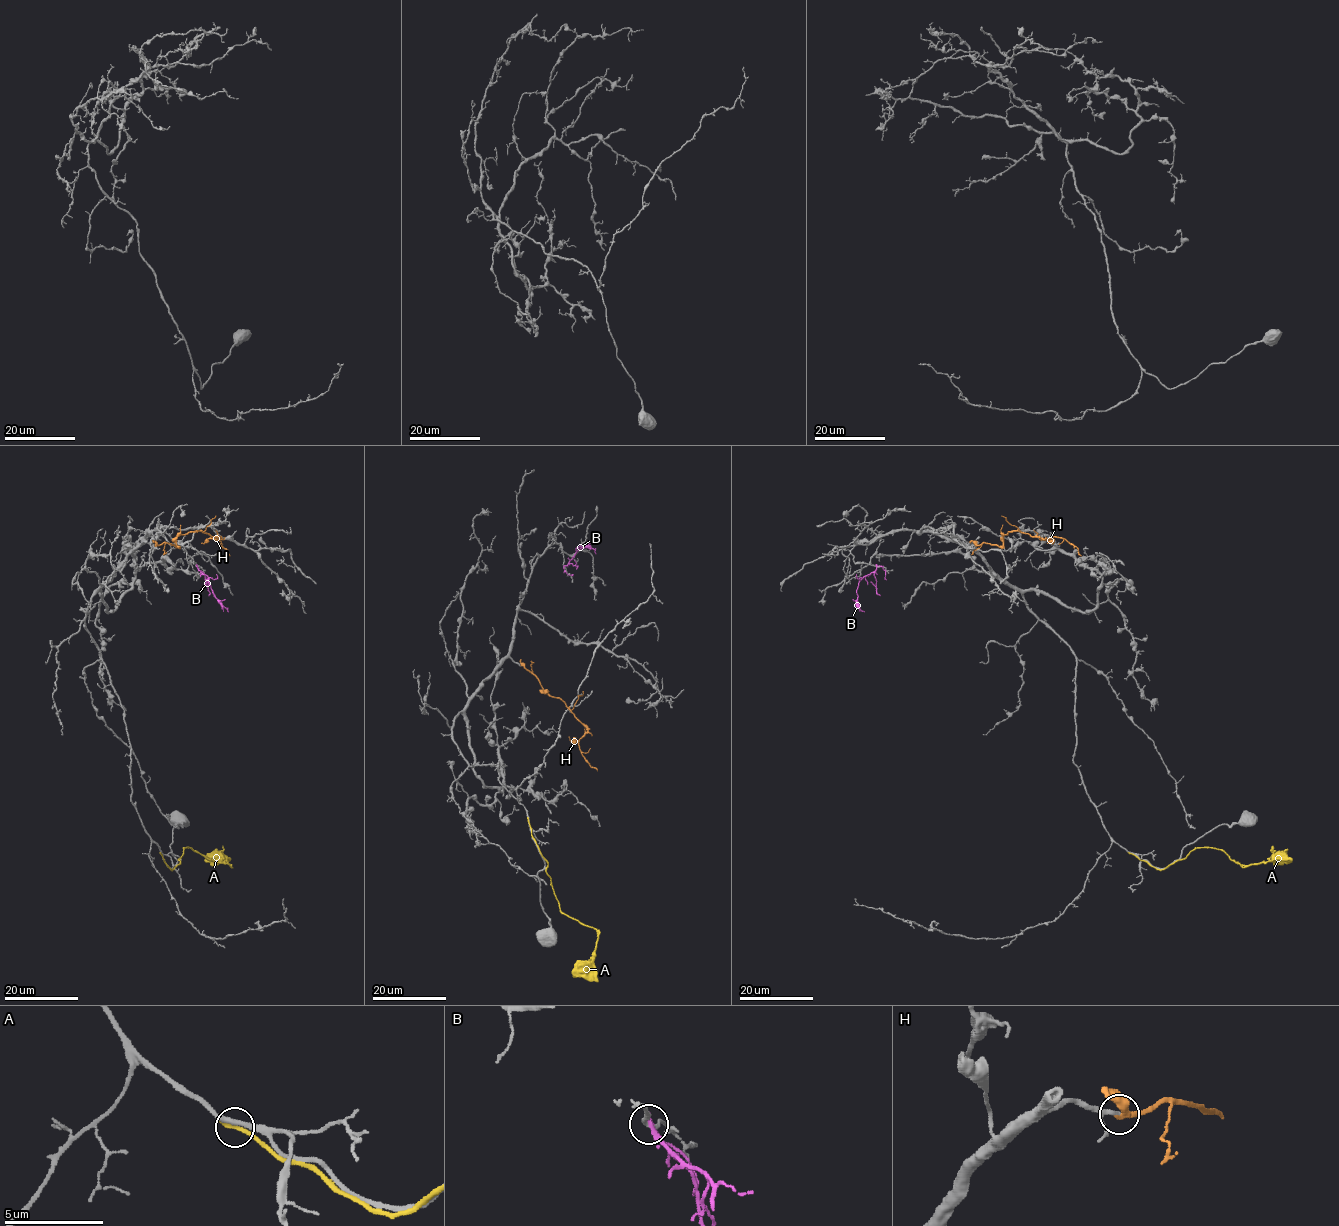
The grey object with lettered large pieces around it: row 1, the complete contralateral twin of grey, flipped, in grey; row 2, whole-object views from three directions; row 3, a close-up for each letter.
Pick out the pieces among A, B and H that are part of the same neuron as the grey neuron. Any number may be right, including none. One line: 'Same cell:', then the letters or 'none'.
Same cell: H

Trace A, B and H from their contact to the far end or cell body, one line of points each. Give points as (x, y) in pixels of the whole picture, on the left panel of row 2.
A: (161, 853), (172, 870), (180, 862), (178, 859), (185, 848), (230, 865), (223, 860), (205, 857)
B: (197, 566), (208, 577), (213, 596), (228, 611)
H: (155, 545), (169, 543), (175, 547), (180, 535), (201, 531), (218, 537), (211, 537), (230, 556)

